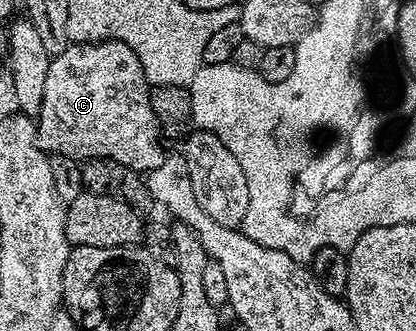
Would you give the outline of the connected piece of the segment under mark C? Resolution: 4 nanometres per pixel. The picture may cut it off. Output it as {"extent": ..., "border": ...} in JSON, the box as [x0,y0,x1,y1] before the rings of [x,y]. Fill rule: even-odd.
{"extent":[35,41,167,172],"border":[[[114,41],[73,42],[65,50],[50,57],[42,106],[35,117],[37,143],[48,155],[62,154],[76,160],[110,158],[138,172],[159,168],[167,150],[161,147],[163,135],[155,120],[155,112],[151,112],[150,89],[143,64],[139,64],[139,56],[135,56],[127,44]]]}

